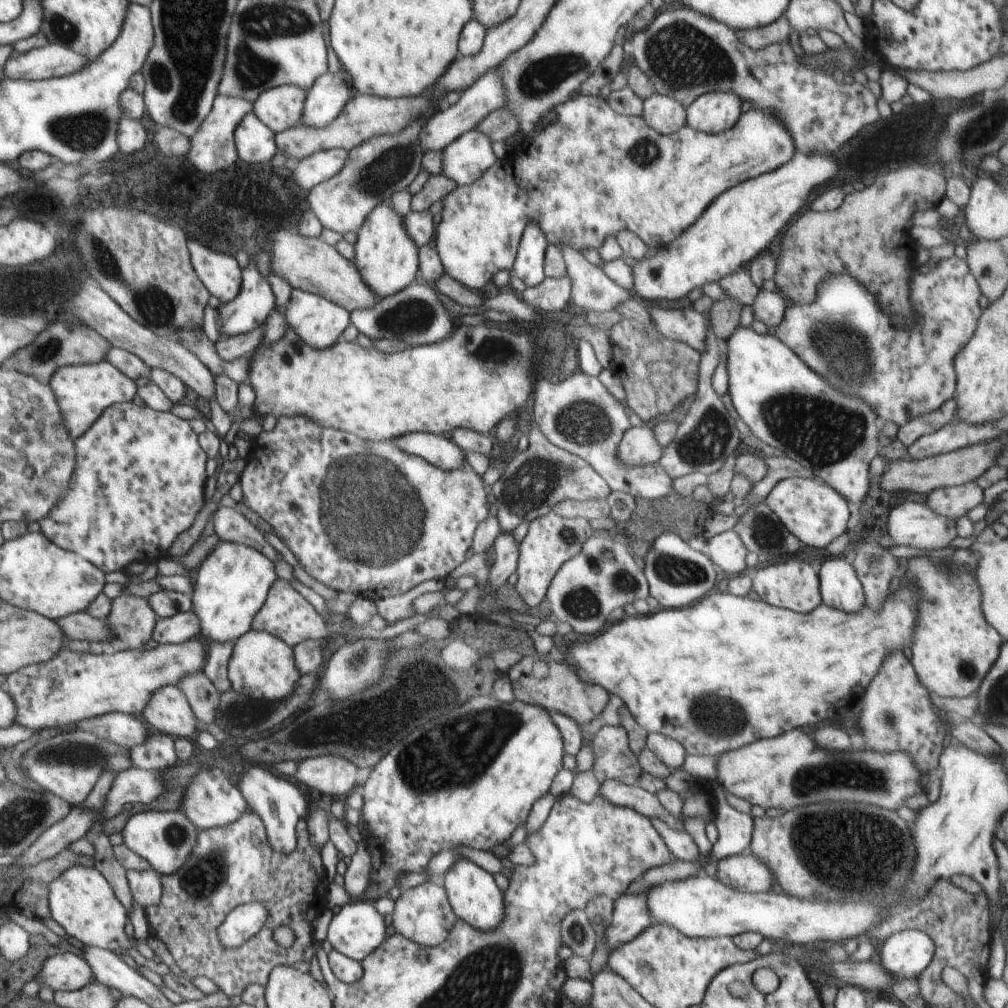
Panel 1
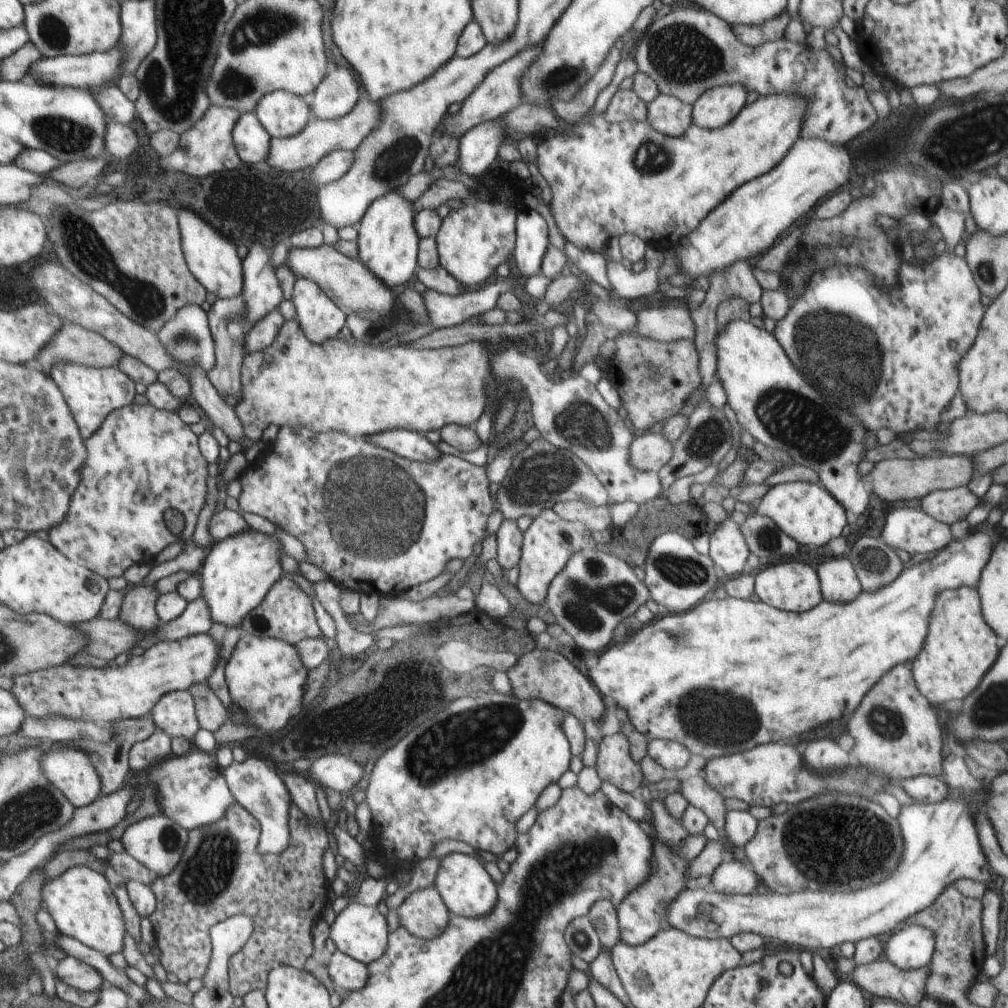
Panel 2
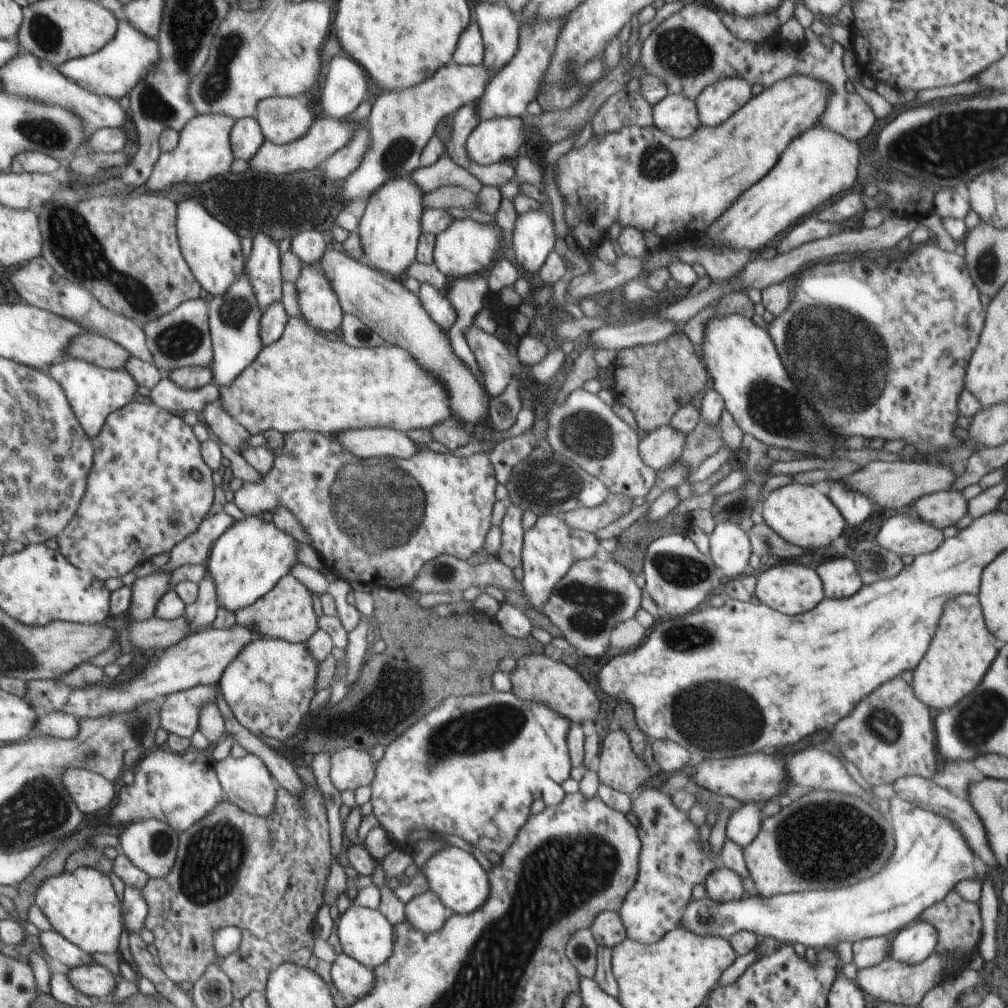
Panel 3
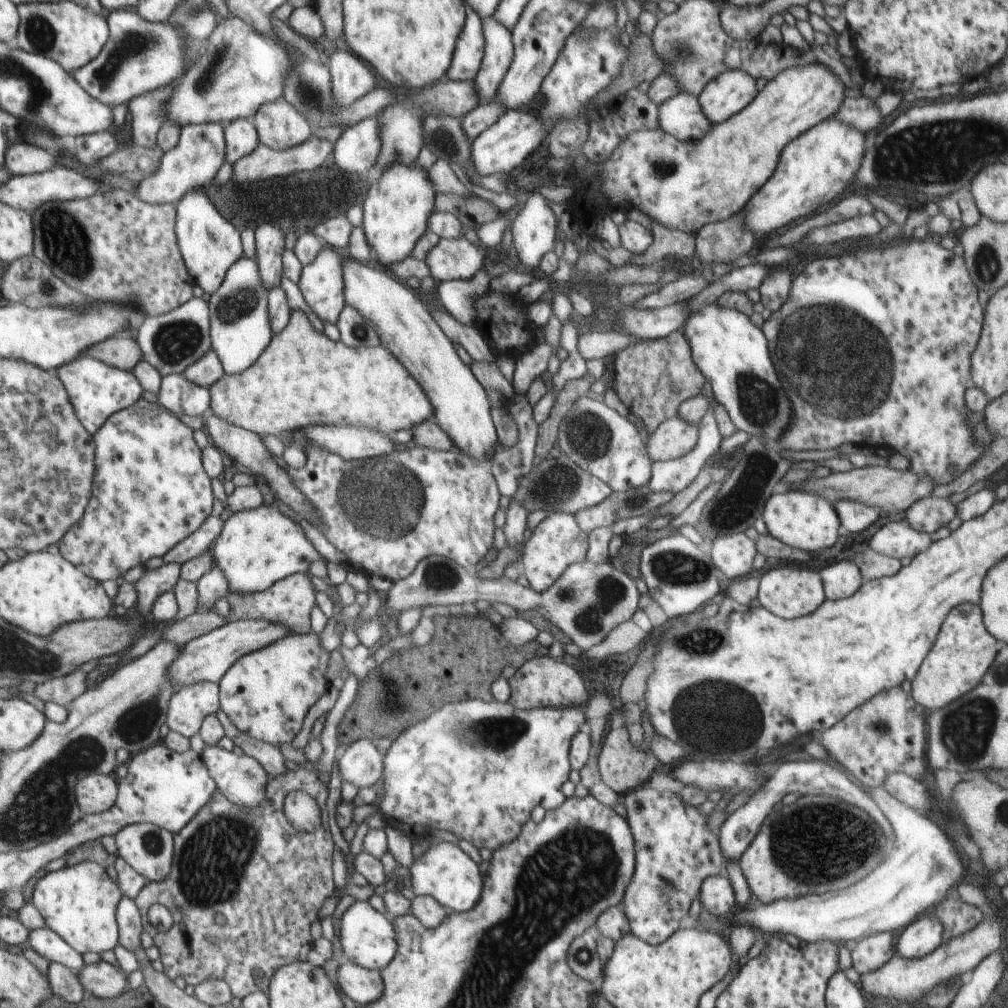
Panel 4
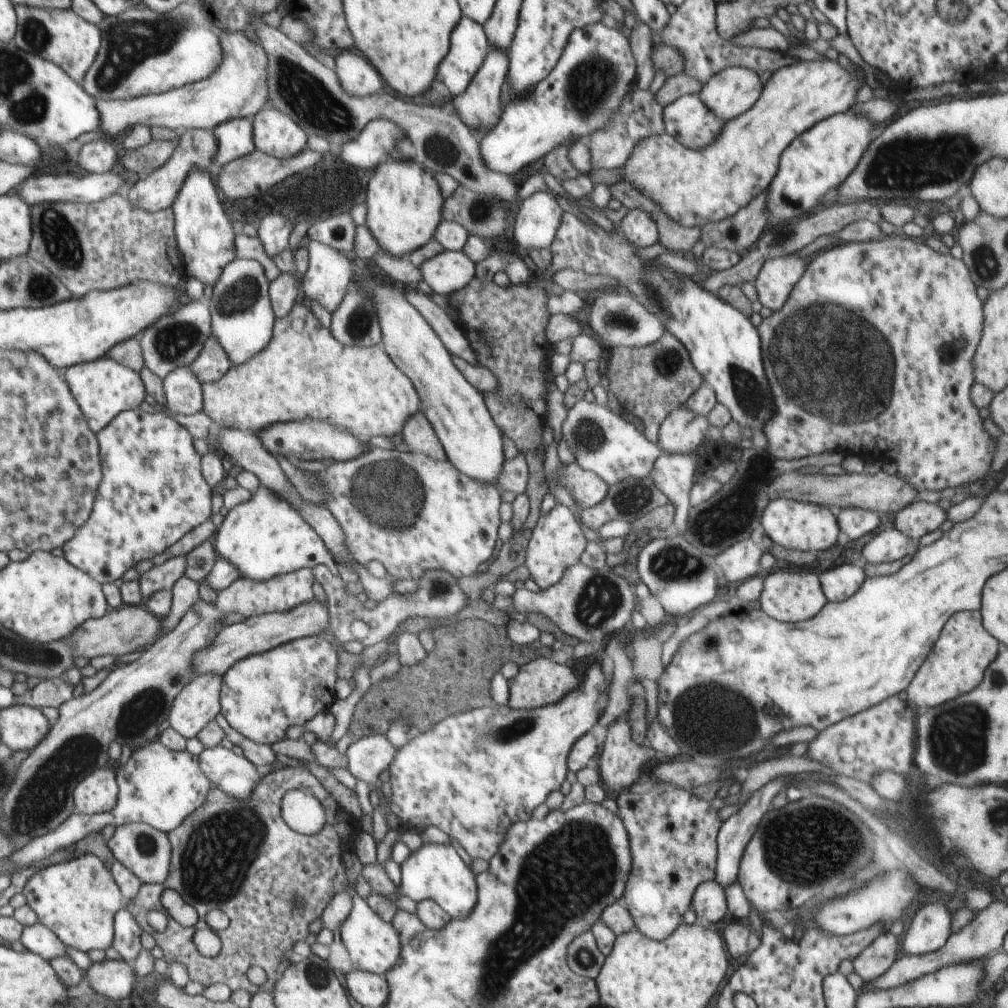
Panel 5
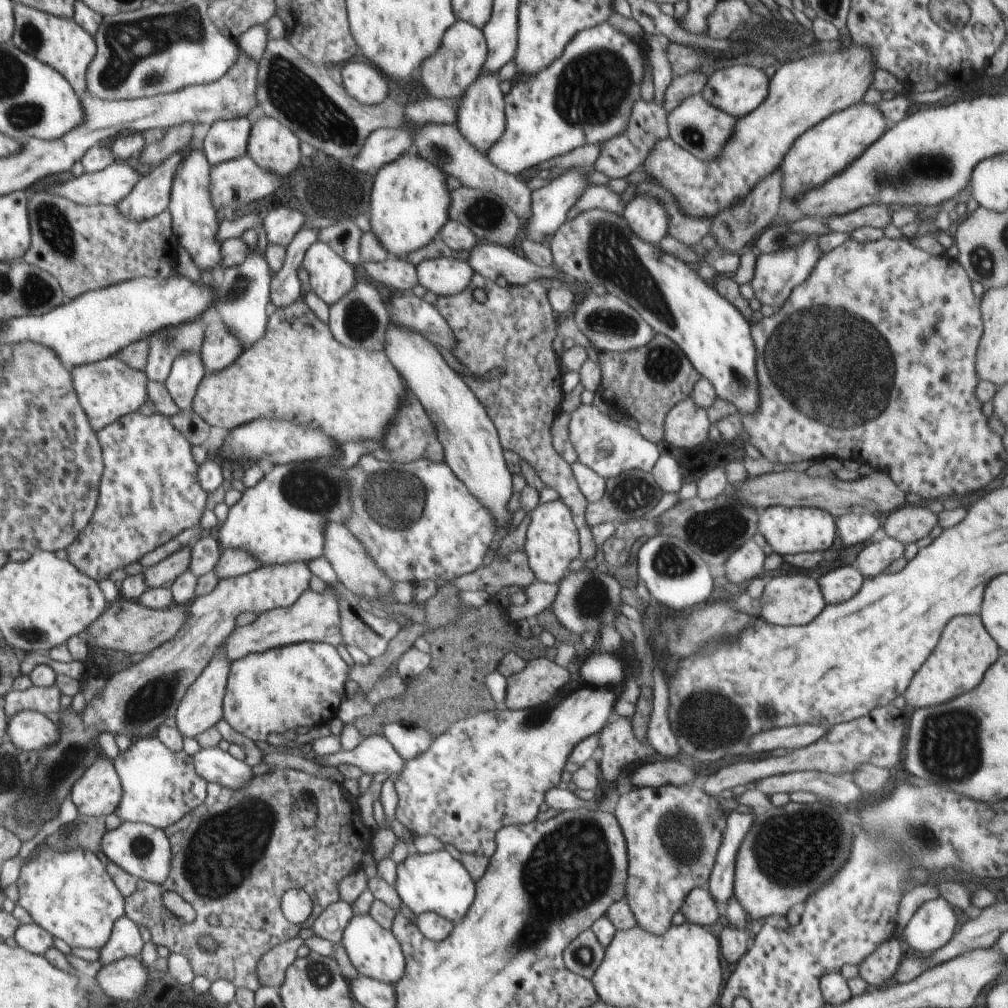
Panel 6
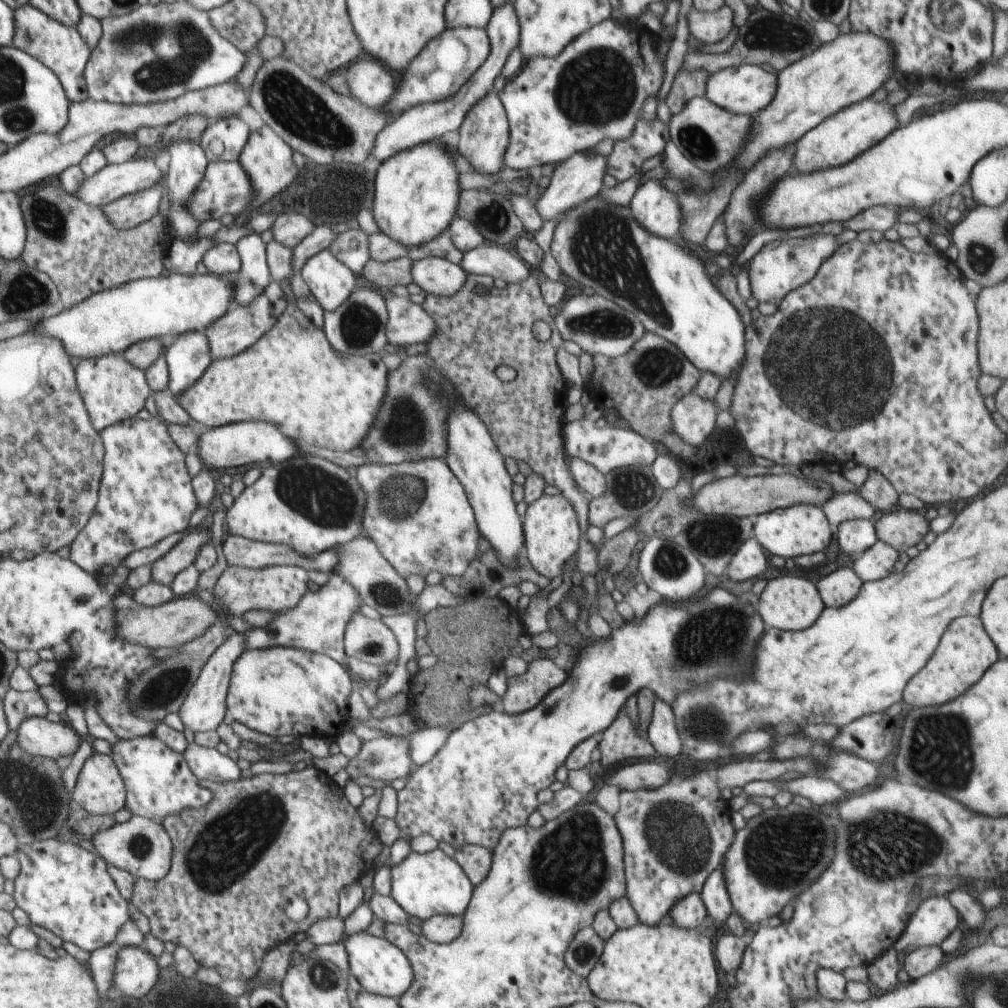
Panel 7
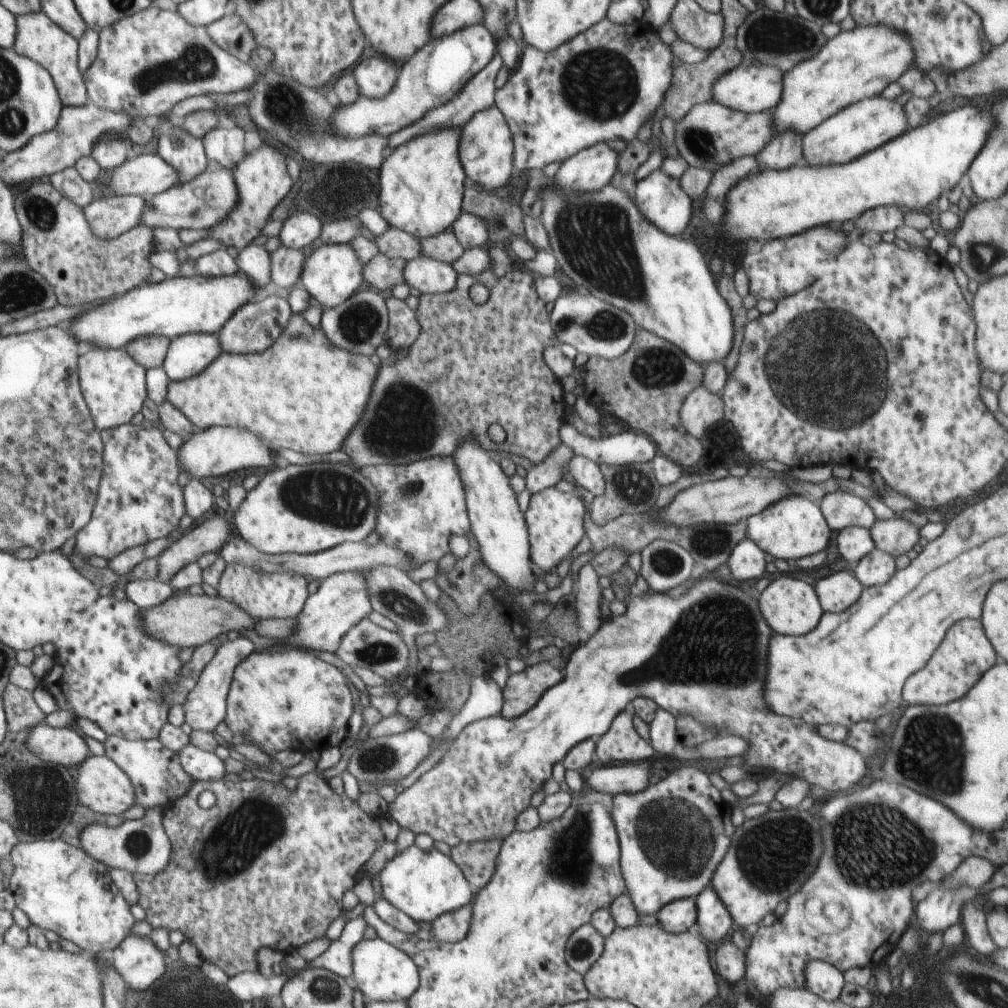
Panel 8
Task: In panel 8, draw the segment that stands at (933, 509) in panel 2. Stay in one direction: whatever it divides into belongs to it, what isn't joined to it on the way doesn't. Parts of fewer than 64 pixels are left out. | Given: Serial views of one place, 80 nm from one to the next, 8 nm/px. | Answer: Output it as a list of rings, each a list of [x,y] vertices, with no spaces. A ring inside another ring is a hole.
[[[900,516],[885,521],[876,521],[869,529],[875,548],[889,553],[895,559],[912,550],[920,539],[919,528]]]

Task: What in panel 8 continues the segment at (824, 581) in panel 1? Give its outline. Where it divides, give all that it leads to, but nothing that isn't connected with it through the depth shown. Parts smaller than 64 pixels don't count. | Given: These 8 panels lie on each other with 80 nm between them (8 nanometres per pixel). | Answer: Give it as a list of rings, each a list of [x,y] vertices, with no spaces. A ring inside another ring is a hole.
[[[852,570],[839,571],[822,578],[815,586],[823,612],[844,612],[858,598],[863,586],[858,582]]]

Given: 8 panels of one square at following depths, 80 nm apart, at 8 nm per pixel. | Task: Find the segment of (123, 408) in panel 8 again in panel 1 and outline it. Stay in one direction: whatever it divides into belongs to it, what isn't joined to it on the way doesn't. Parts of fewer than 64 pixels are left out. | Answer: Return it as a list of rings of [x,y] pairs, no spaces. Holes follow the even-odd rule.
[[[108,361],[57,368],[49,385],[58,399],[63,421],[73,439],[82,436],[109,406],[130,402],[137,393],[136,383]]]

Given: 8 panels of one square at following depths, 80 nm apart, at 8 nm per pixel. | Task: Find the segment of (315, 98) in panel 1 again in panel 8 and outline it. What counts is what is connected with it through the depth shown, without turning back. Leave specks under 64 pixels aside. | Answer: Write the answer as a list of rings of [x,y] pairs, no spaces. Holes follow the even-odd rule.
[[[372,56],[362,60],[353,71],[360,96],[380,98],[386,96],[397,81],[400,64],[390,57]]]

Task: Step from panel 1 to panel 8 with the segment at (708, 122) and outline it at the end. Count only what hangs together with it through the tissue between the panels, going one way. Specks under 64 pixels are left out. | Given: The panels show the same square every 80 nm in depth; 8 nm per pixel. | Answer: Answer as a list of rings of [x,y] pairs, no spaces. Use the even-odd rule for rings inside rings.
[[[742,64],[723,74],[718,82],[714,83],[712,92],[716,103],[727,106],[743,113],[759,113],[773,111],[780,102],[783,91],[784,73],[777,66],[766,64]]]

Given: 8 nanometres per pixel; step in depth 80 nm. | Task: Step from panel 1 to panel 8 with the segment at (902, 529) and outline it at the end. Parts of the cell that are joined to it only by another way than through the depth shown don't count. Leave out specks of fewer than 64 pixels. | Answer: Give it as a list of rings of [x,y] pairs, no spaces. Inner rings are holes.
[[[876,548],[852,567],[855,577],[863,587],[886,584],[896,570],[895,558]]]

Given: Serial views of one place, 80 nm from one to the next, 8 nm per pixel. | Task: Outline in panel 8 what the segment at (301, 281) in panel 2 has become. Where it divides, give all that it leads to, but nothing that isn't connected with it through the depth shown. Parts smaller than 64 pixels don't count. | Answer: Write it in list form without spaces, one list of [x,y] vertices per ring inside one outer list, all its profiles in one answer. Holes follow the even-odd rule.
[[[348,243],[318,244],[306,258],[300,280],[313,298],[313,303],[321,308],[332,308],[342,304],[358,291],[365,282],[365,264],[359,259],[357,250]]]

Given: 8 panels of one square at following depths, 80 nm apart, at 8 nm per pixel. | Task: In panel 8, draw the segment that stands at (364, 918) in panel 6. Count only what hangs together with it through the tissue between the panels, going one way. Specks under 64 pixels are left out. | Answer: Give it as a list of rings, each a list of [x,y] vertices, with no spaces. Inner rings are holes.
[[[380,937],[362,939],[352,950],[353,976],[351,984],[364,996],[375,1002],[406,1001],[416,992],[420,984],[419,970],[410,958],[398,947],[384,942]]]

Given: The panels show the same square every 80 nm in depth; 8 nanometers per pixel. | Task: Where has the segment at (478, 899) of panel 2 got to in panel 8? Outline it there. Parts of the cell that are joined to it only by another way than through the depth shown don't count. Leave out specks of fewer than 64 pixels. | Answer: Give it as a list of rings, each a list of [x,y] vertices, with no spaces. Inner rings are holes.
[[[412,845],[388,860],[377,874],[382,886],[381,898],[416,922],[433,923],[441,914],[462,908],[472,902],[473,890],[456,863],[436,847],[428,850]]]

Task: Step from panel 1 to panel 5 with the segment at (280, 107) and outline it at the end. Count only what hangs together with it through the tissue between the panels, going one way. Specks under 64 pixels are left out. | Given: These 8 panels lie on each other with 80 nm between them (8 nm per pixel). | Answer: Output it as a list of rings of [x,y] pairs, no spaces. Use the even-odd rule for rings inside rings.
[[[274,106],[263,107],[253,118],[255,150],[276,158],[292,158],[308,146],[308,134],[294,118]]]

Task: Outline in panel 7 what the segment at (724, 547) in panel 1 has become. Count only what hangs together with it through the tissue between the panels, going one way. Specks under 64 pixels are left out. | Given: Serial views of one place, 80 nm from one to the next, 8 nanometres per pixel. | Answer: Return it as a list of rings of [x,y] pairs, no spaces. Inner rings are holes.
[[[750,537],[732,556],[726,572],[732,580],[744,582],[744,580],[750,580],[756,576],[763,576],[768,567],[768,560],[764,556],[762,546],[754,537]]]

